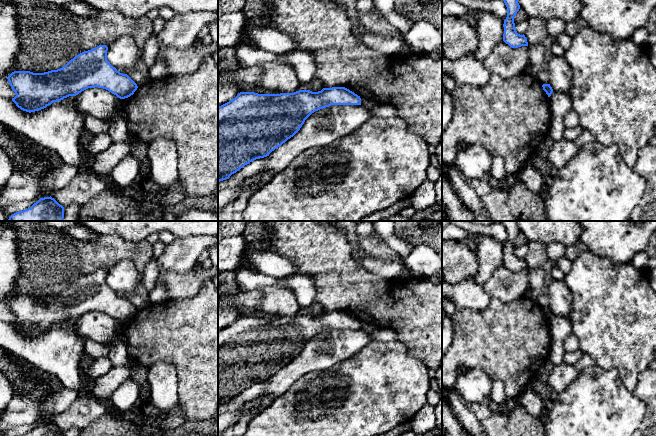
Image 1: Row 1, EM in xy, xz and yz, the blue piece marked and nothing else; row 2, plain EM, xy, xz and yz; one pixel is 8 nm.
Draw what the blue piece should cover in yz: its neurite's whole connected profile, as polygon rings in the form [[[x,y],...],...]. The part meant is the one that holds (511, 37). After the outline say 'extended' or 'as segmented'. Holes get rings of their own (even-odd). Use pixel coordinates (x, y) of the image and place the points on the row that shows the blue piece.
[[[503,0],[507,7],[507,17],[504,20],[503,41],[512,48],[528,46],[525,35],[520,35],[515,29],[514,17],[520,9],[518,0]]]; as segmented

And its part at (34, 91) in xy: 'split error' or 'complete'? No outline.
complete

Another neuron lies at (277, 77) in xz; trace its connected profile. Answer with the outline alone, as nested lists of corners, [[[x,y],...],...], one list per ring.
[[[268,62],[262,65],[260,87],[269,91],[269,94],[294,93],[301,83],[294,68],[287,63]]]

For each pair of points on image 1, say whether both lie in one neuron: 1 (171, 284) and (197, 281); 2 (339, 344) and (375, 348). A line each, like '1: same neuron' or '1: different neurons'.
1: same neuron
2: different neurons

